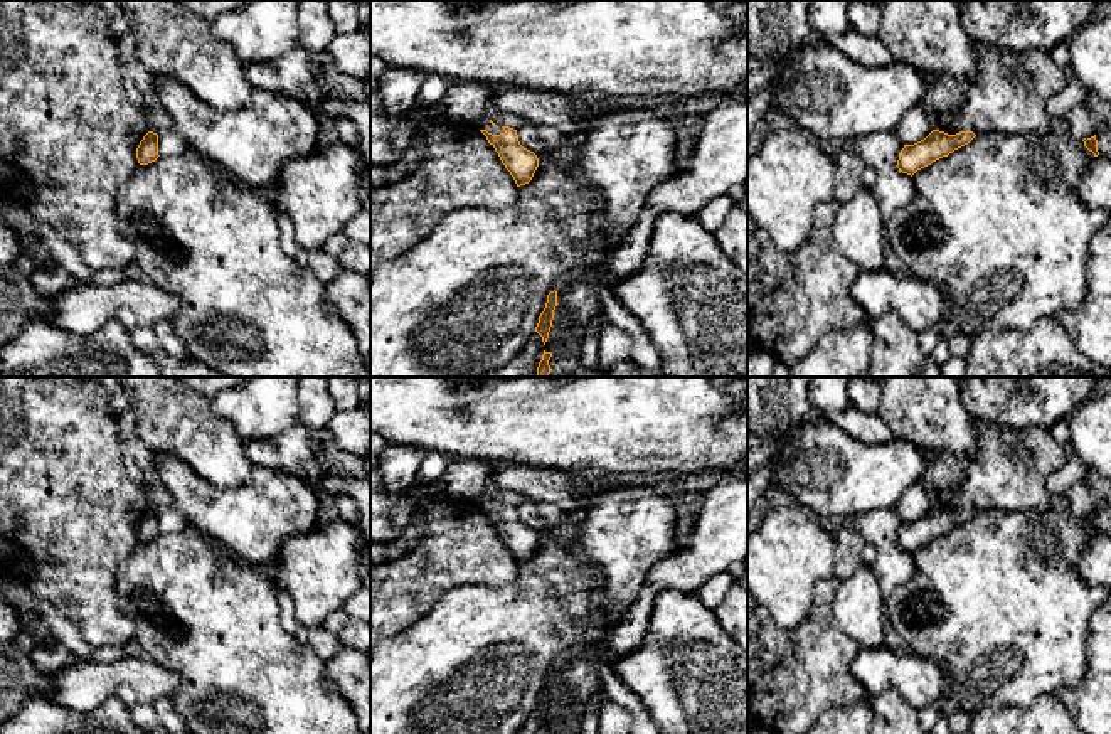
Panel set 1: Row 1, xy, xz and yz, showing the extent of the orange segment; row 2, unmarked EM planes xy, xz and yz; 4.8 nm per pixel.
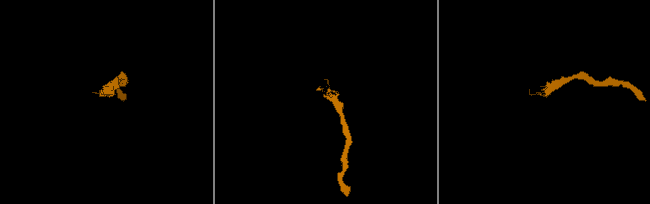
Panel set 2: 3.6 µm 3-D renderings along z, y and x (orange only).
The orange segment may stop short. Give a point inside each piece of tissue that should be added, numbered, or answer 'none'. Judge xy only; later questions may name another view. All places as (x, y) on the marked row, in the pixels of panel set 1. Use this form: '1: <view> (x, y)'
none

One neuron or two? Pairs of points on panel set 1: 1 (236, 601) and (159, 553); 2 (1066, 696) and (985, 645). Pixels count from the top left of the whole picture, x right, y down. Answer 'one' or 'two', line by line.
1: one
2: two

